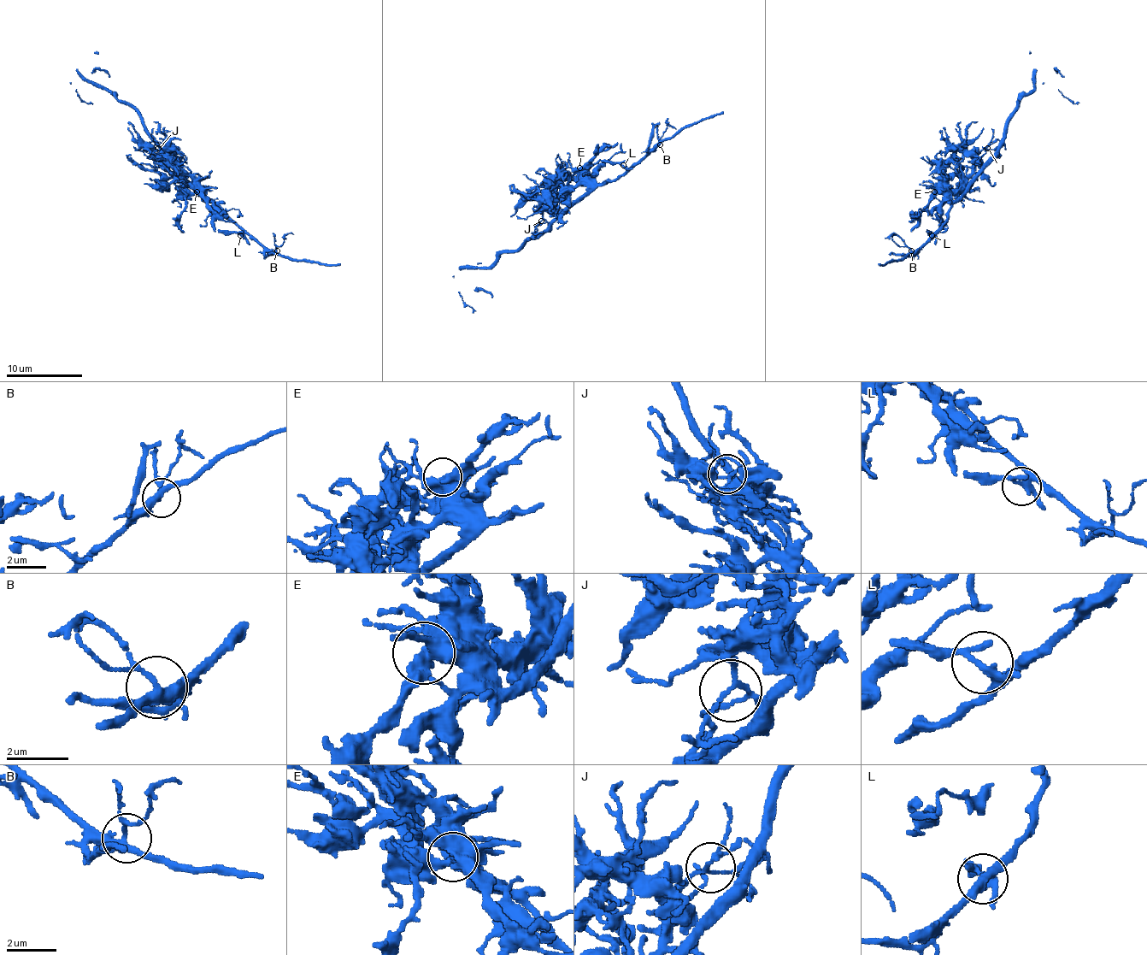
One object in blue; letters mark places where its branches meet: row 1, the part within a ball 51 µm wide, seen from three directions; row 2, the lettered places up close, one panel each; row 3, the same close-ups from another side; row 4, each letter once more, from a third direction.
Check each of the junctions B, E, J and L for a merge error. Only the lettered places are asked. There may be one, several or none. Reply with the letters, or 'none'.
none

